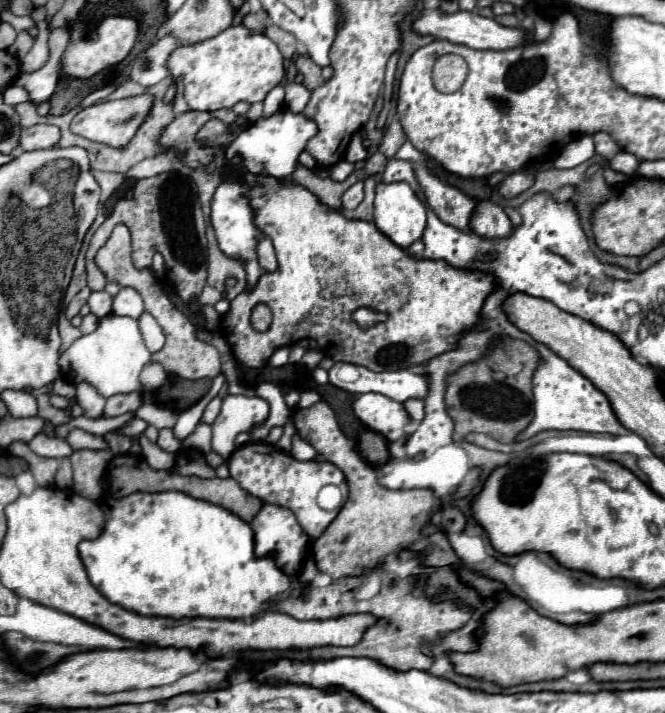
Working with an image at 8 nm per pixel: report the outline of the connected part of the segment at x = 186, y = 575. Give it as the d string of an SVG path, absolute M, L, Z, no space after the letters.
M180 491L132 493L122 499L104 499L104 531L96 539L78 545L80 559L90 583L110 601L124 609L152 617L224 617L252 619L272 605L272 599L290 587L290 579L278 571L272 557L254 559L254 533L238 515L208 501Z

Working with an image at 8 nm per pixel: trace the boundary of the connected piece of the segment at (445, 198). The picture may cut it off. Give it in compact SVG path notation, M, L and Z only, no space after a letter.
M424 165L416 167L414 173L426 195L428 205L436 211L436 215L444 223L450 223L454 227L462 227L462 231L468 231L470 229L468 221L470 221L472 209L476 207L476 201L466 197L456 187L436 179Z

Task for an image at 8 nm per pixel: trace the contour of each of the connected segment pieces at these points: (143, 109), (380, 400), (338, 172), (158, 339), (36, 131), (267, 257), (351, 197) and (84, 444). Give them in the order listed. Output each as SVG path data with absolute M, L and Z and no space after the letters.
M142 93L136 97L124 97L124 99L116 99L116 101L104 101L98 105L90 105L76 113L76 117L72 121L72 131L76 135L82 135L96 143L104 143L110 147L126 147L134 139L138 127L146 121L146 117L152 109L152 103L154 103L154 97L150 93Z
M362 393L352 403L352 409L364 427L380 433L384 439L398 441L406 437L404 427L410 423L410 415L402 403L380 393Z
M338 161L338 163L332 167L330 177L332 177L332 179L336 179L336 181L342 181L342 179L346 179L352 171L354 171L354 163L348 163L348 161Z
M142 313L140 319L140 331L144 335L144 341L146 341L146 347L154 353L154 351L160 351L164 347L164 335L162 335L162 329L158 327L156 319L150 315L150 313Z
M32 125L22 131L18 151L50 149L60 141L60 127L56 125Z
M264 237L264 239L260 241L260 245L258 245L258 259L260 259L260 267L266 269L266 271L274 271L274 269L278 267L272 241L270 241L268 237Z
M358 181L356 185L352 185L352 187L342 195L342 211L354 211L354 209L360 205L360 201L364 199L362 187L364 187L364 183Z
M72 429L66 441L72 445L72 449L106 449L108 447L108 443L102 437L86 433L82 429Z

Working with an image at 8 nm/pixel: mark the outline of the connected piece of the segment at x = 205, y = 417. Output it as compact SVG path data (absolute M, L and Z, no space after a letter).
M214 397L214 399L206 405L206 409L204 409L204 413L202 413L200 423L208 423L208 425L212 425L212 423L214 423L214 419L217 418L221 409L221 401L222 399L220 399L220 397Z

